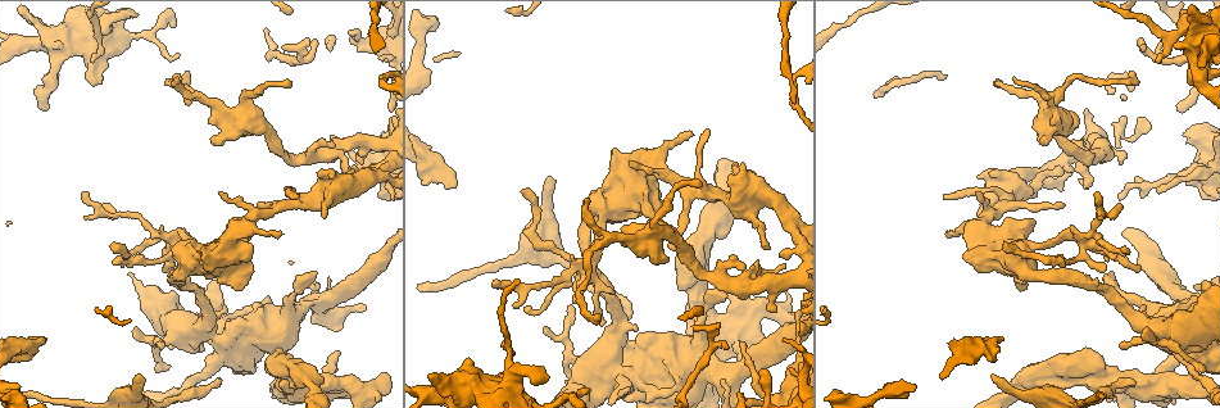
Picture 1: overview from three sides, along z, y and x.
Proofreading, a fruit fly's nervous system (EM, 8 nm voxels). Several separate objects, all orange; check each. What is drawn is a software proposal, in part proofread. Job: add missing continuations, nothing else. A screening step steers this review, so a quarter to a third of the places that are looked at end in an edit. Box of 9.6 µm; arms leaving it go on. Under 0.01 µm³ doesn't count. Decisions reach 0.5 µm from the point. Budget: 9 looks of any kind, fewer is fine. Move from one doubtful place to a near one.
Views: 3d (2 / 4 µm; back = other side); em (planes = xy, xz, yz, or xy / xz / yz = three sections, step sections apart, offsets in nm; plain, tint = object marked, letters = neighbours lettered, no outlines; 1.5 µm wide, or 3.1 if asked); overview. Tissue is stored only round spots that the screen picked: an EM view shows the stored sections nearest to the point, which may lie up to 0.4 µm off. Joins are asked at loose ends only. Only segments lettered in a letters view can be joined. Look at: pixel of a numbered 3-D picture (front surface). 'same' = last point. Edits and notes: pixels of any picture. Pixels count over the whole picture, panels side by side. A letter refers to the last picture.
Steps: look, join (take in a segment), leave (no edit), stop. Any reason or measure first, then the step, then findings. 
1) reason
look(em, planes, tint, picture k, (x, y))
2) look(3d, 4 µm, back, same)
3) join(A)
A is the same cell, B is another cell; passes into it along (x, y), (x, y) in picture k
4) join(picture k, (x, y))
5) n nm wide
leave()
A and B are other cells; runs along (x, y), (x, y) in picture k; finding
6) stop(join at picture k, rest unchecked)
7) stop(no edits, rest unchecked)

branch stops here
look(3d, 4 µm, back, picture 1, (598, 316))

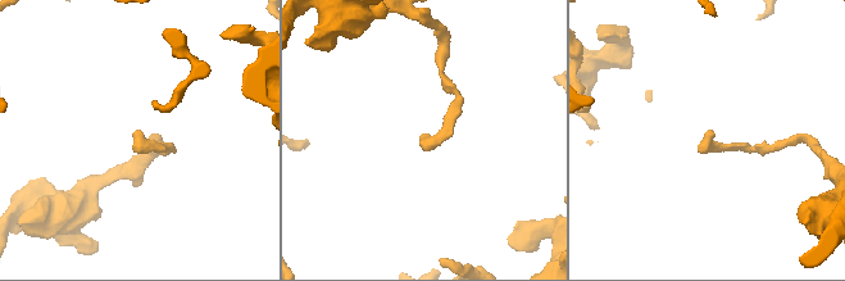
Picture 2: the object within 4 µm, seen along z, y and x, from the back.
look(em, planes, letters, picture 2, (137, 132))

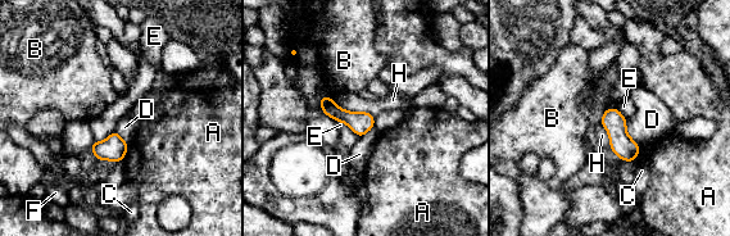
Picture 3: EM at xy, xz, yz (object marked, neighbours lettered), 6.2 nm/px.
leave()
A, B, C, D, E, F and H are other cells; border along (334, 99), (321, 95), (318, 108) in picture 3; no lettered segment goes on from it

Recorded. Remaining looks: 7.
look(em, planes, plain, picture 1, (1005, 243))

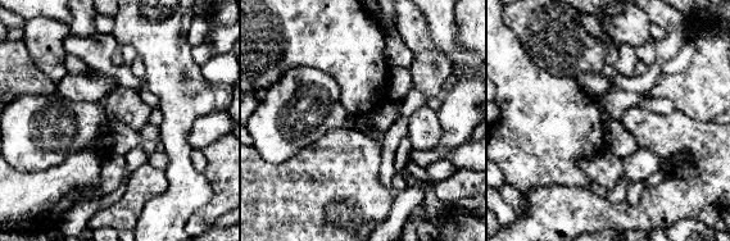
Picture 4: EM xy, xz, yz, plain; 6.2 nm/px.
look(em, planes, letters, same)

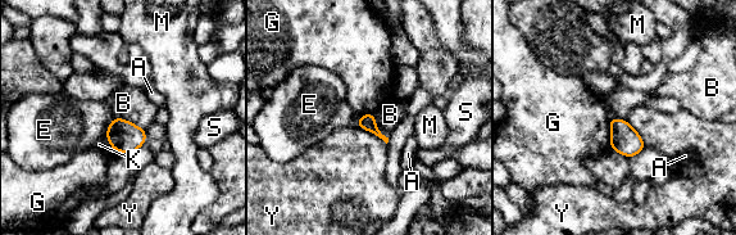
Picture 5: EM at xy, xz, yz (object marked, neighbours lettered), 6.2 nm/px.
leave()
A, B, E, G, K, M, S and Y are other cells; border along (114, 116), (126, 118), (145, 130) in picture 5; no lettered segment goes on from it

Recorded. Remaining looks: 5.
branch stops here
look(em, xy, step 4, tint, picture 1, (138, 374))

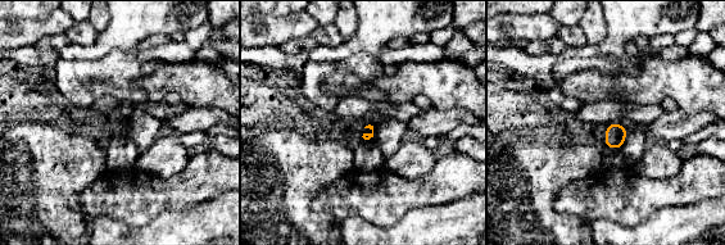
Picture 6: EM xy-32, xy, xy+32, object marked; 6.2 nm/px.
another direction
look(em, planes, letters, same)

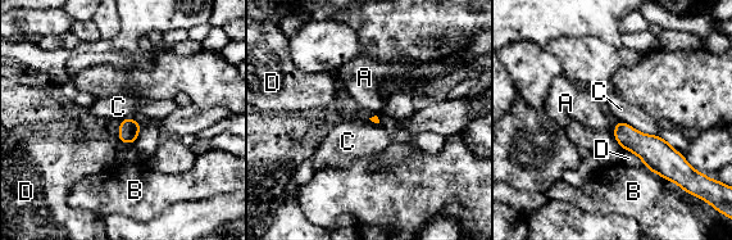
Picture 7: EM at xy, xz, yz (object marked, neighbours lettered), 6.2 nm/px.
leave()
A, B, C and D are other cells; border along (617, 120), (662, 136), (682, 154) in picture 7; no lettered segment goes on from it

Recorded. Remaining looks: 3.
free end
look(em, planes, letters, picture 1, (629, 318))

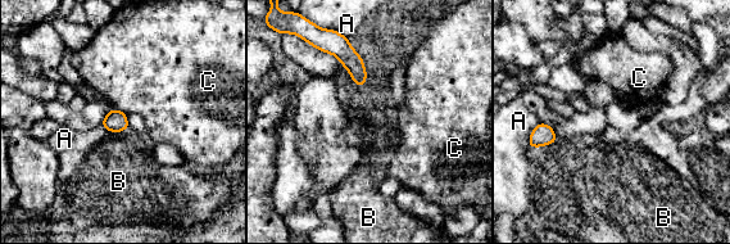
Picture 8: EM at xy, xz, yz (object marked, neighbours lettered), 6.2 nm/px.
leave()
A, B and C are other cells; border along (112, 107), (127, 114) in picture 8; none of them fits

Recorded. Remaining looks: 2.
stop(no edits, rest unchecked)

